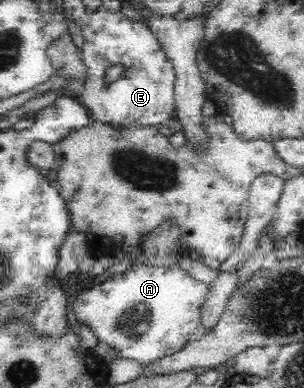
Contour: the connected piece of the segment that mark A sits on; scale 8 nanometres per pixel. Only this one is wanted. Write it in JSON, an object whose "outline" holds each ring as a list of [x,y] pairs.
{"outline":[[[136,259],[123,273],[96,285],[83,278],[72,309],[79,323],[91,327],[98,341],[112,348],[116,357],[133,359],[147,366],[181,350],[192,333],[199,329],[200,305],[205,302],[208,290],[204,283],[194,280],[179,265],[144,265],[144,261]]]}

